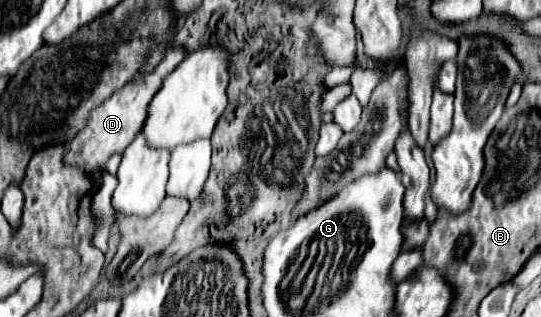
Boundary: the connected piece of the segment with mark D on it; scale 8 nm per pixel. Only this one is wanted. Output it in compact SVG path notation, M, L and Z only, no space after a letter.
M182 47L166 49L164 59L148 75L132 81L124 89L120 89L112 97L108 97L102 105L92 109L88 115L86 127L68 143L66 163L82 165L86 171L92 171L92 169L104 167L110 155L122 153L126 149L126 145L130 145L130 141L134 141L134 137L140 133L140 129L148 117L148 105L150 105L152 97L156 95L156 91L160 89L164 77L170 75L174 71L174 67L178 67L184 61L186 55L188 55L186 49L182 49Z

